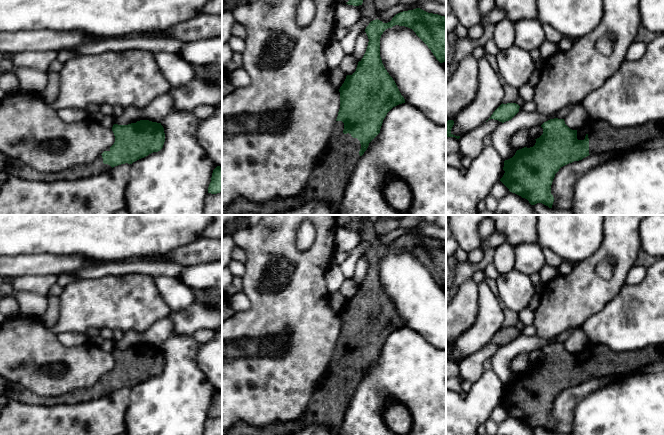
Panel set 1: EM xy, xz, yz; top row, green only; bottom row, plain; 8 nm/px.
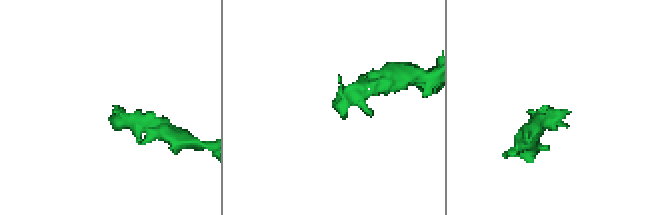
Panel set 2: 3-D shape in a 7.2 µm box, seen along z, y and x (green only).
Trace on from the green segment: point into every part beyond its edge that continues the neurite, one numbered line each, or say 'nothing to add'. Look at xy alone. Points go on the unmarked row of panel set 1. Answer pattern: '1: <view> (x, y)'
1: xy (9, 389)

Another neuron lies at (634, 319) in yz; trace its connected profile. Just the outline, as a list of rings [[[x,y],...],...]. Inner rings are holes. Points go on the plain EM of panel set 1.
[[[664,257],[646,268],[645,278],[637,285],[623,285],[618,294],[581,326],[589,342],[604,344],[613,351],[634,351],[664,344]]]

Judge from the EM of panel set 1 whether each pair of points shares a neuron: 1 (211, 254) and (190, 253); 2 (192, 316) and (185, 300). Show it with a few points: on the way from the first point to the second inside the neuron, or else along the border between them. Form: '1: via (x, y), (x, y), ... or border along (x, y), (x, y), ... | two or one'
1: via (206, 253), (195, 253) | one
2: border along (196, 298), (188, 306), (180, 310), (172, 310) | two

